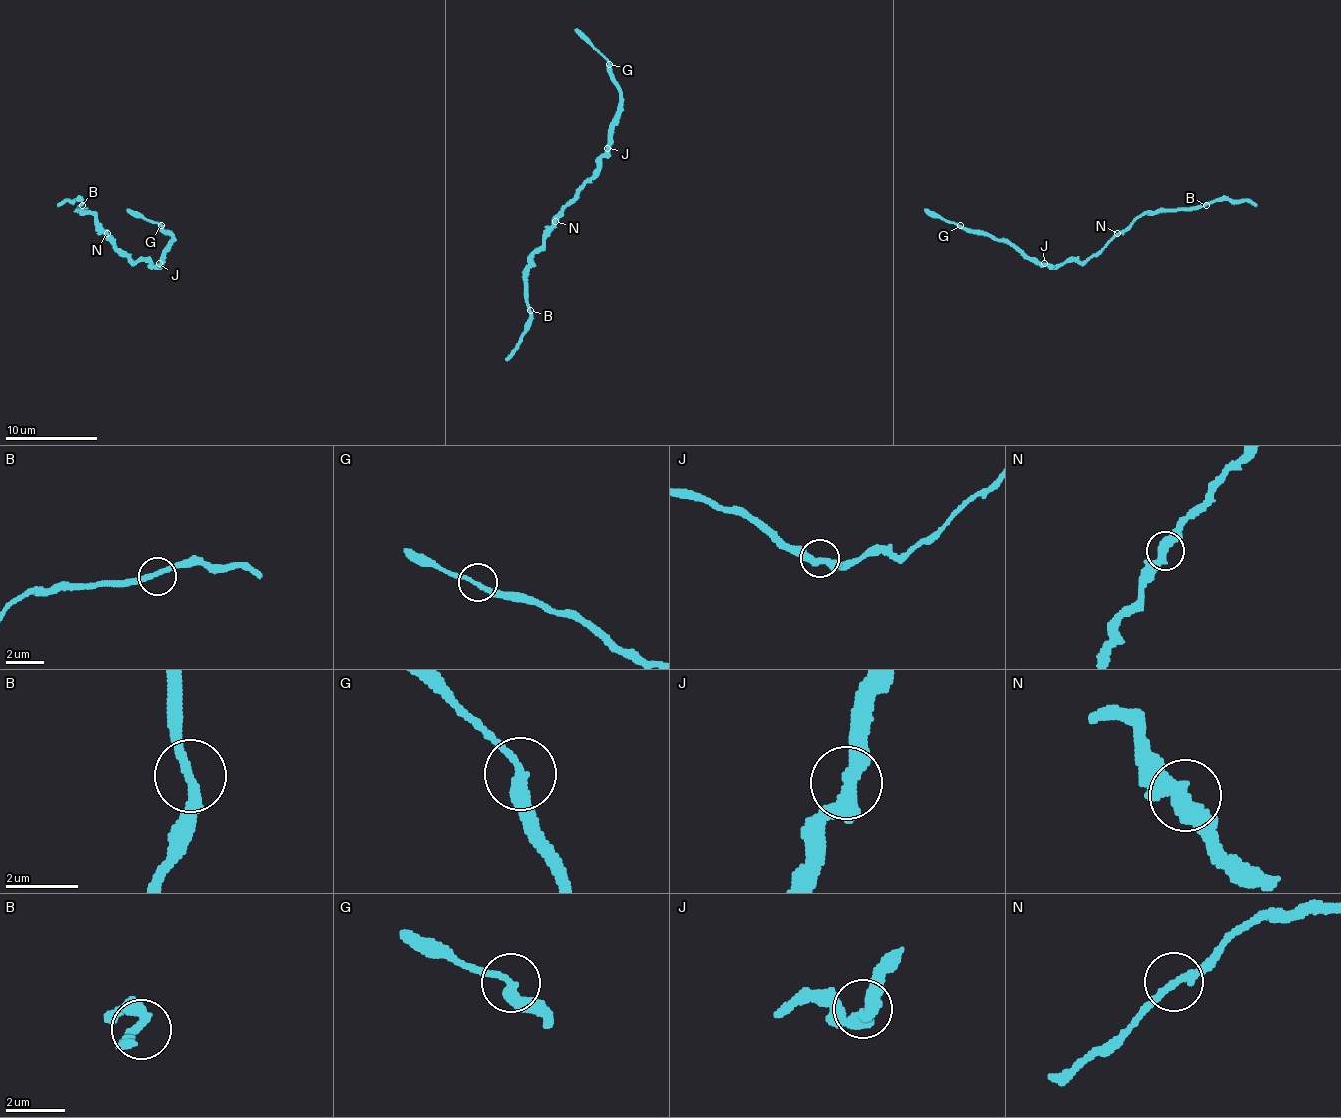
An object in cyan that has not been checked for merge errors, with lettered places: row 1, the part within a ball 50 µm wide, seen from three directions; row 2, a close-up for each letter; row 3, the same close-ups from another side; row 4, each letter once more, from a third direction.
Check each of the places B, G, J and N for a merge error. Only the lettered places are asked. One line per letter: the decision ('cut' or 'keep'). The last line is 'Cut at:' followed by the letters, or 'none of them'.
B: keep
G: cut
J: keep
N: keep
Cut at: G

